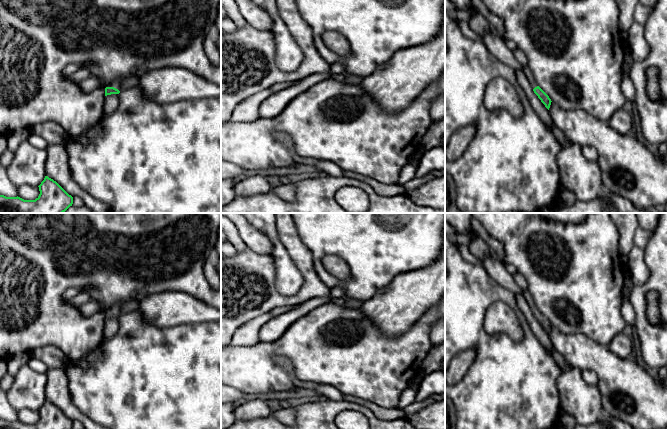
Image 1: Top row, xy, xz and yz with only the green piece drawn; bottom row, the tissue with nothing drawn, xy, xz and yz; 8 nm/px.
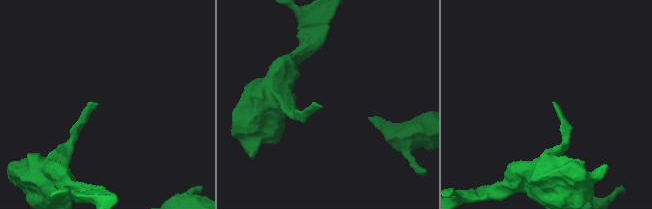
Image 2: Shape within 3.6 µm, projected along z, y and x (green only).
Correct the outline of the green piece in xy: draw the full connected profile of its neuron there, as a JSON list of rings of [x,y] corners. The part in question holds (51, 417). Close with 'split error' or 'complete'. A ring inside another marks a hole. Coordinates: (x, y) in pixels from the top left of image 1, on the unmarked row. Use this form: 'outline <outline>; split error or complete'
outline [[[45,400],[38,410],[40,418],[35,424],[24,424],[20,421],[0,419],[0,429],[72,429],[73,421],[56,405]]]; complete

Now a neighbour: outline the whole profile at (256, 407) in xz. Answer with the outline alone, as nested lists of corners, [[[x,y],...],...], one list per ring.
[[[253,396],[235,409],[235,421],[264,418],[272,413],[268,402],[262,396]]]

